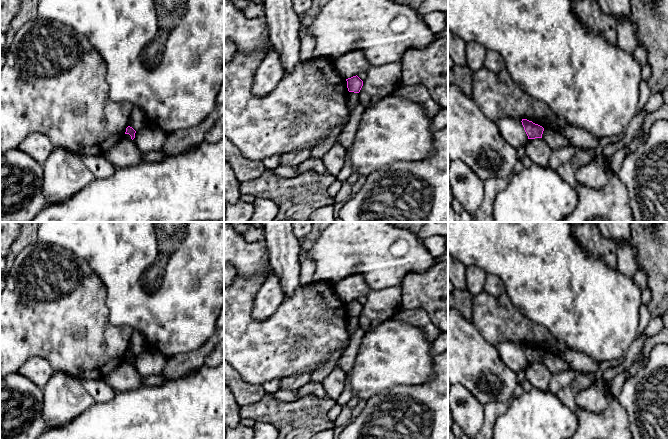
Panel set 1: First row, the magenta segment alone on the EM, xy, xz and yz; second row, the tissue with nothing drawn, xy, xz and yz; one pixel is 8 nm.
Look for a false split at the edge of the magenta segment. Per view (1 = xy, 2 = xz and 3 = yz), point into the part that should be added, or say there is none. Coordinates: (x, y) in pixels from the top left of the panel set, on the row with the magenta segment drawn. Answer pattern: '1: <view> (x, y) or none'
1: none
2: none
3: none

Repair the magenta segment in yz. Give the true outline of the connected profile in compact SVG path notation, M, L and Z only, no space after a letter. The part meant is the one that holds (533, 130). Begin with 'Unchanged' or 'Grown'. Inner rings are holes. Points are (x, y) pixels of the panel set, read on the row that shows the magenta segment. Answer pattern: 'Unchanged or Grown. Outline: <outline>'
Unchanged. Outline: M522 119L522 125L528 136L528 139L542 138L544 128L527 119Z

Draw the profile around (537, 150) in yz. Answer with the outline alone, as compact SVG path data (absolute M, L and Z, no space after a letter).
M542 138L529 139L525 145L526 156L539 166L549 166L552 149Z

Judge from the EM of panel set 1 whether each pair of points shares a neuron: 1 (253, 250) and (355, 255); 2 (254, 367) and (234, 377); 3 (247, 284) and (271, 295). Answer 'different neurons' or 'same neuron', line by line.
1: different neurons
2: different neurons
3: different neurons

